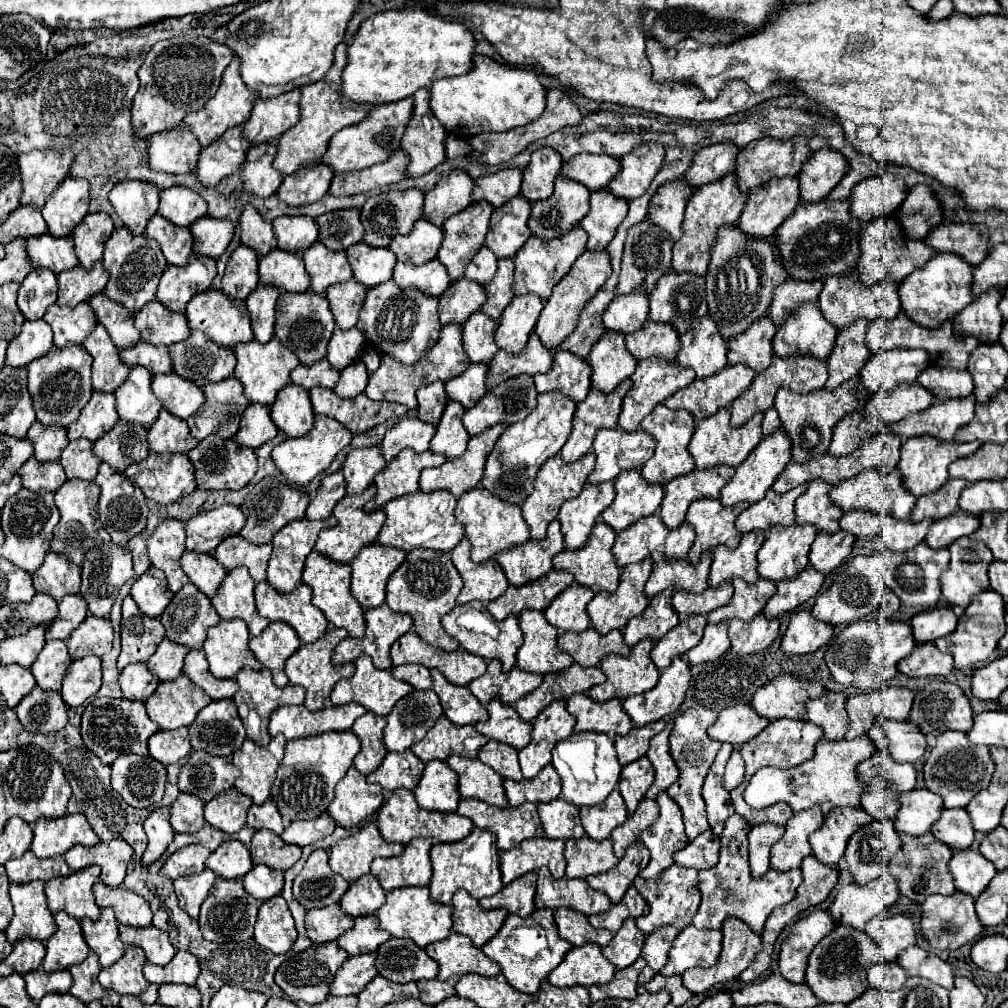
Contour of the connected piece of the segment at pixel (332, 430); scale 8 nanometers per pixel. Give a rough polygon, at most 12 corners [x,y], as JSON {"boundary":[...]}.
{"boundary":[[315,415],[313,429],[273,449],[287,483],[307,485],[353,433]]}

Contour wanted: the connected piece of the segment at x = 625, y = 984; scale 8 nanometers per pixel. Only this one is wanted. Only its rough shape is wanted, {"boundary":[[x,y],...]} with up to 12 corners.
{"boundary":[[639,957],[617,971],[607,985],[589,987],[591,1001],[607,997],[635,999],[637,975],[645,967]]}

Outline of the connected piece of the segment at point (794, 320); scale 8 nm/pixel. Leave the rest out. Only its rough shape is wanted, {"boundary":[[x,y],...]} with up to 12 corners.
{"boundary":[[803,305],[775,333],[779,357],[827,359],[837,329]]}

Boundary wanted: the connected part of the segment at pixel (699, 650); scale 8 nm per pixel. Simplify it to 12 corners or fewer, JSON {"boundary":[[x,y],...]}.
{"boundary":[[727,623],[707,625],[683,657],[689,665],[715,661],[731,643]]}

